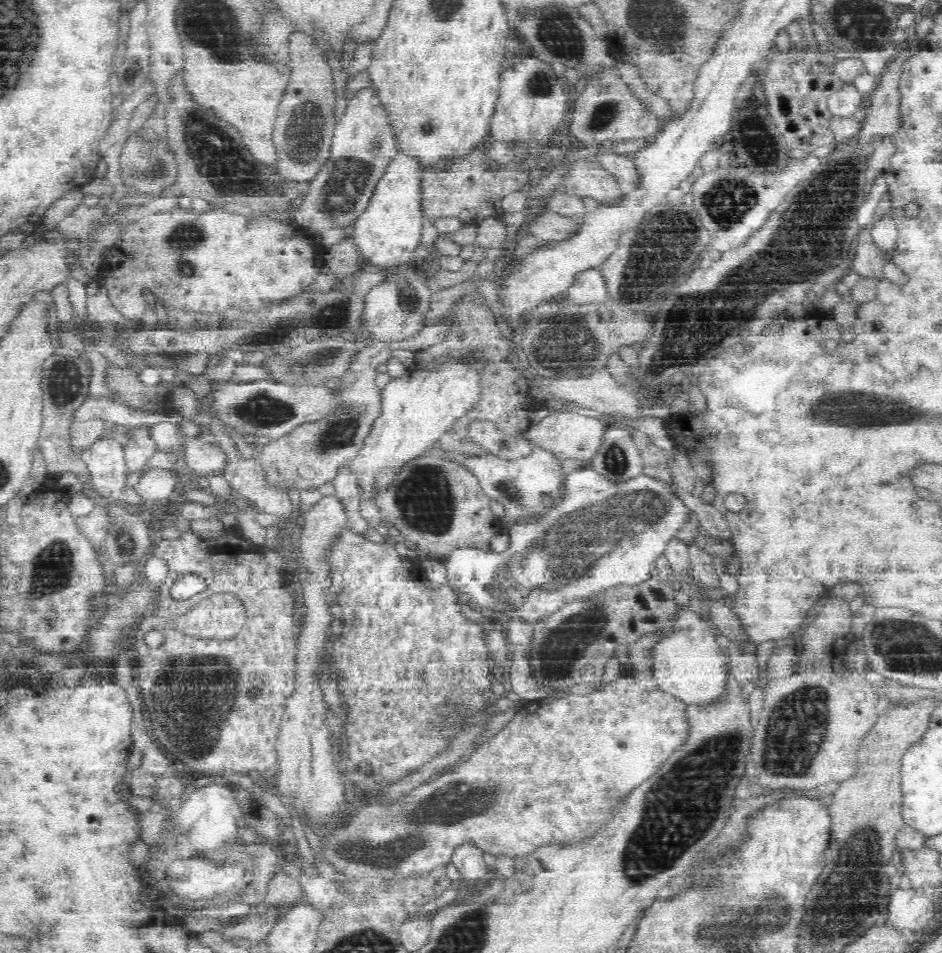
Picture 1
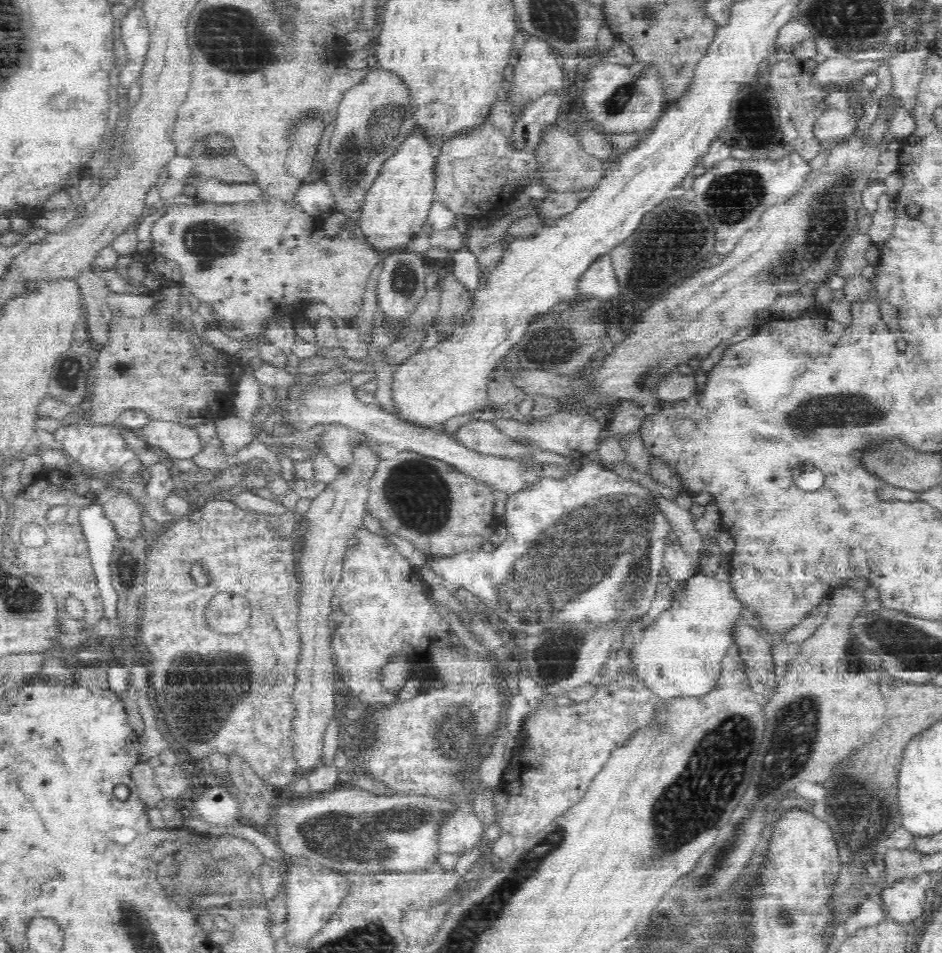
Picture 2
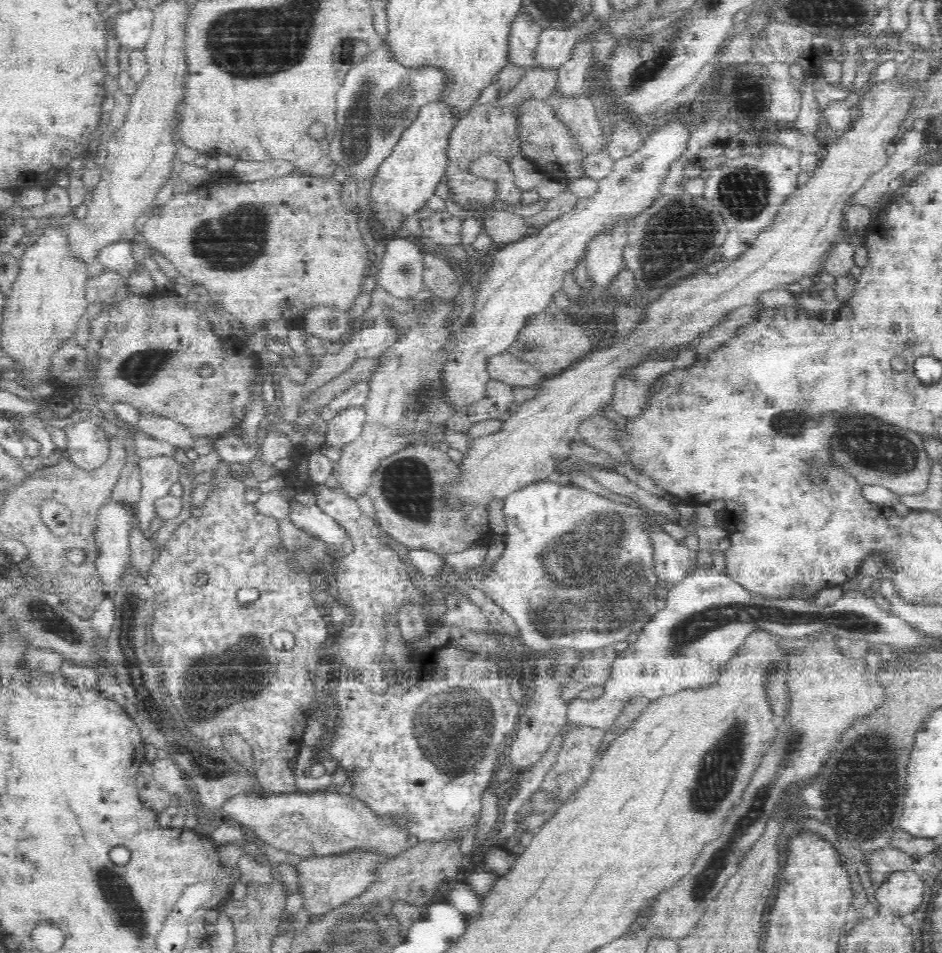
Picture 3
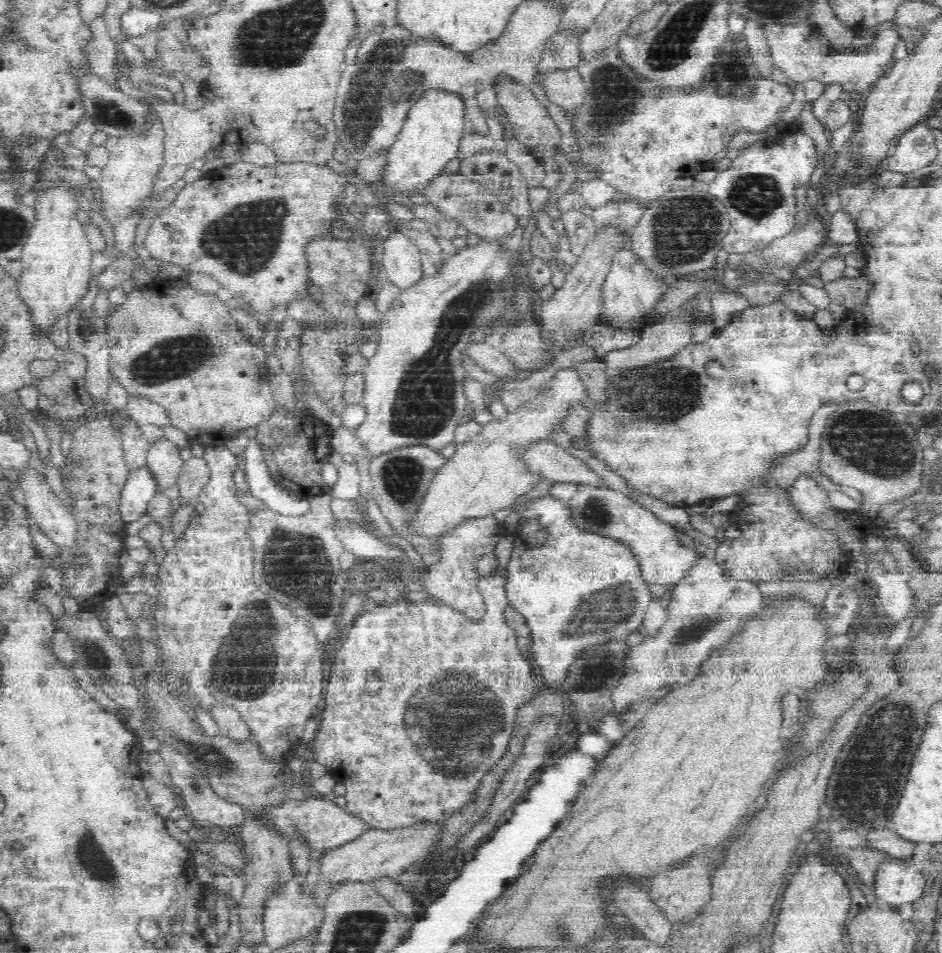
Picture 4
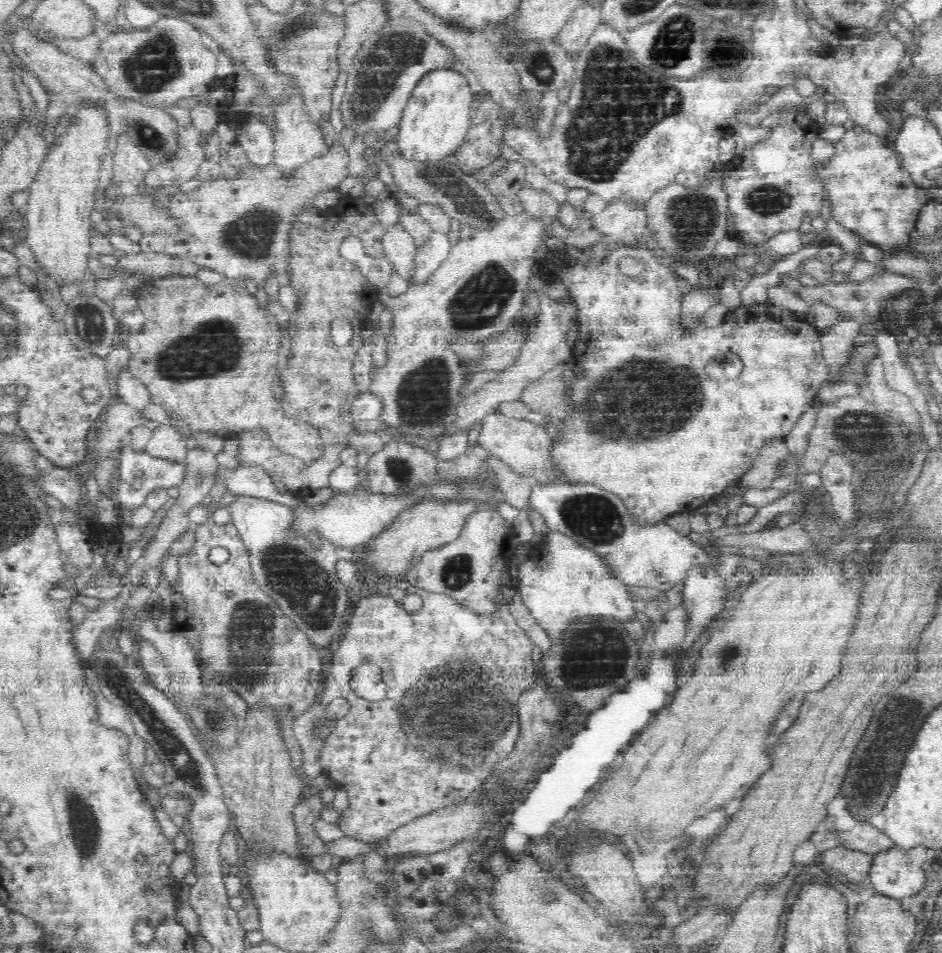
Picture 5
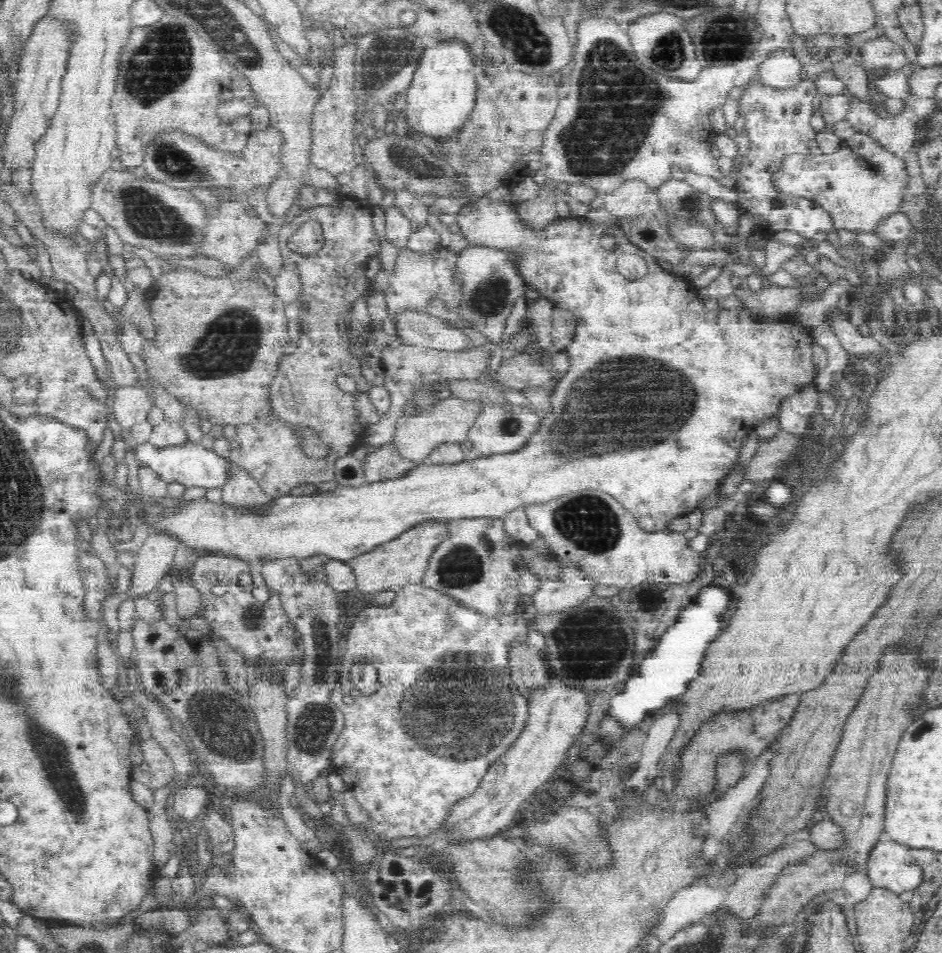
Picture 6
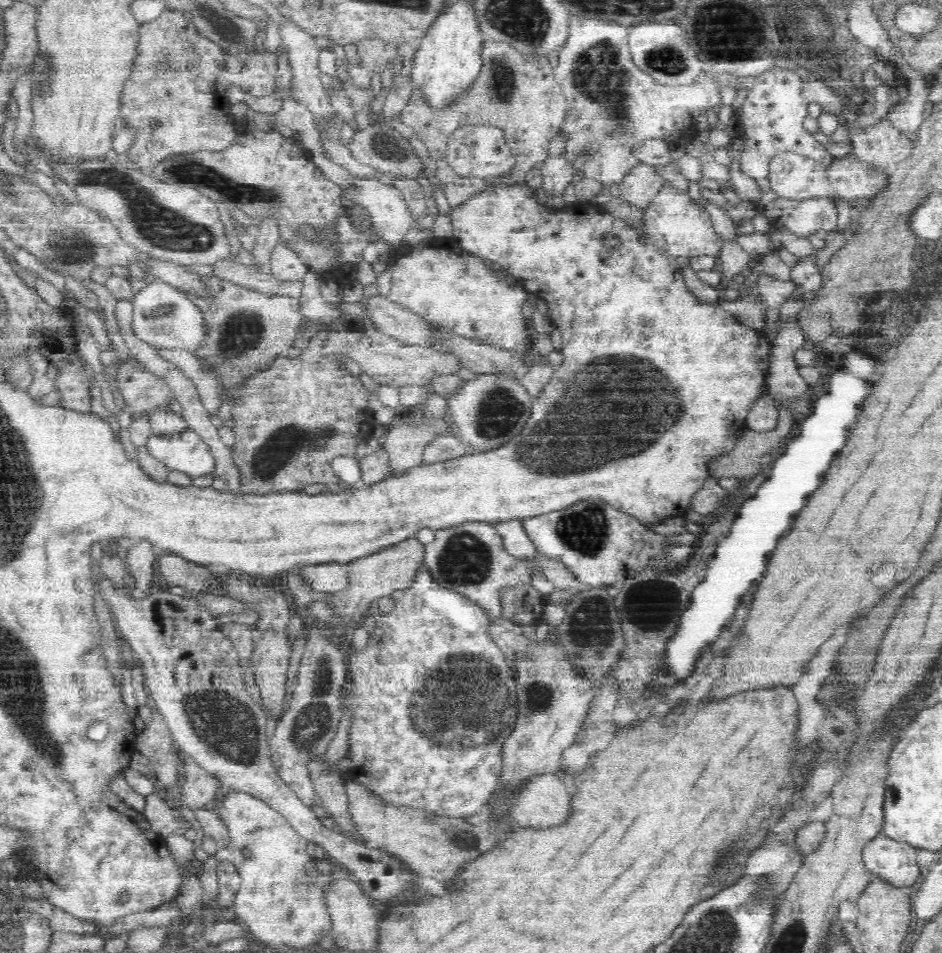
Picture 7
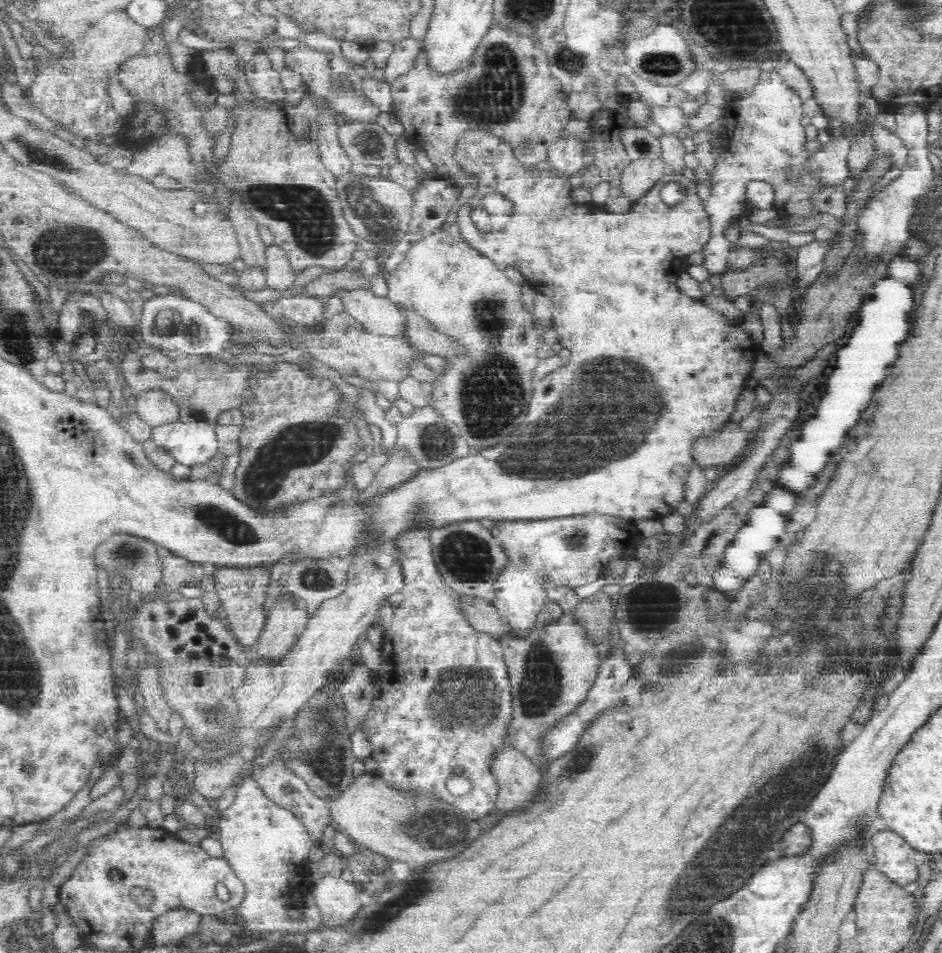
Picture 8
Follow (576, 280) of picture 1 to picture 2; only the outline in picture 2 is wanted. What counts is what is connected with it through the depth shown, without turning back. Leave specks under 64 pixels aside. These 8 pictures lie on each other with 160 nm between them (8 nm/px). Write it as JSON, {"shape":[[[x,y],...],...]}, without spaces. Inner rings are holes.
{"shape":[[[610,255],[601,256],[579,278],[576,292],[588,298],[612,298],[618,294],[618,281],[614,278],[614,269],[610,264]]]}

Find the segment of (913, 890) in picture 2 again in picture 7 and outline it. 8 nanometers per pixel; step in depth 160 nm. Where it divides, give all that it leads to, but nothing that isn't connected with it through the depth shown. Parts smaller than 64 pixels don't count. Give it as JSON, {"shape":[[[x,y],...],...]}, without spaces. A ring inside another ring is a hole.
{"shape":[[[880,834],[865,846],[863,859],[875,877],[896,888],[916,884],[921,870],[916,864],[916,847]]]}

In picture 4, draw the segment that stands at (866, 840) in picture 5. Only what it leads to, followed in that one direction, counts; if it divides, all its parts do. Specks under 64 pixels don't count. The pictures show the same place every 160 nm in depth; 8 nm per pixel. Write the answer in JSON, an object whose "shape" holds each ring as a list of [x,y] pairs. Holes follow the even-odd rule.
{"shape":[[[893,827],[870,831],[867,846],[889,852],[892,859],[911,860],[920,842],[912,842],[902,838]]]}

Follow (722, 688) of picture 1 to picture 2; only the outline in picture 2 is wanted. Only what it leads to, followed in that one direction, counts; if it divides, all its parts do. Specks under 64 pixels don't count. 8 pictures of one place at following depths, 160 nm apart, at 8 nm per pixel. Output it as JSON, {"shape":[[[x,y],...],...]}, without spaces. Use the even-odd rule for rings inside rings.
{"shape":[[[694,572],[686,589],[671,593],[671,607],[634,643],[631,658],[637,667],[635,676],[666,700],[712,692],[721,676],[720,662],[733,644],[730,622],[742,618],[743,606],[732,594],[728,583]]]}

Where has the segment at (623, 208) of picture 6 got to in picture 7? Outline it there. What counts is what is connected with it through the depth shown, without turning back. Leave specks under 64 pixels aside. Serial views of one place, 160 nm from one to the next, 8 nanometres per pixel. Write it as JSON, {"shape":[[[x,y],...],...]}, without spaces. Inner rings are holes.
{"shape":[[[641,166],[630,172],[619,185],[618,198],[644,211],[661,193],[664,185],[654,166]]]}

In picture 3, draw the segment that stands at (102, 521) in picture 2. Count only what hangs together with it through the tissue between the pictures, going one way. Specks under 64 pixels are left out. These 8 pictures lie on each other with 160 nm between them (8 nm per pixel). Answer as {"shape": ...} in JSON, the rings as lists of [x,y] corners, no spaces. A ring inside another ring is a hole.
{"shape":[[[108,502],[97,509],[93,529],[93,542],[97,553],[95,567],[99,575],[100,590],[105,598],[112,599],[117,592],[117,581],[121,578],[124,564],[130,556],[129,535],[134,522],[133,514],[115,502]]]}

